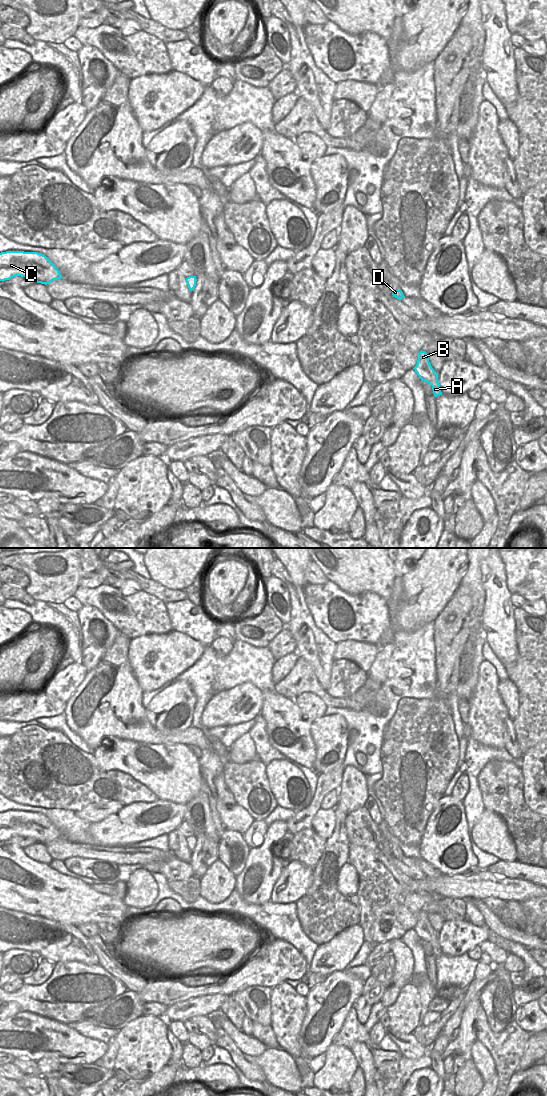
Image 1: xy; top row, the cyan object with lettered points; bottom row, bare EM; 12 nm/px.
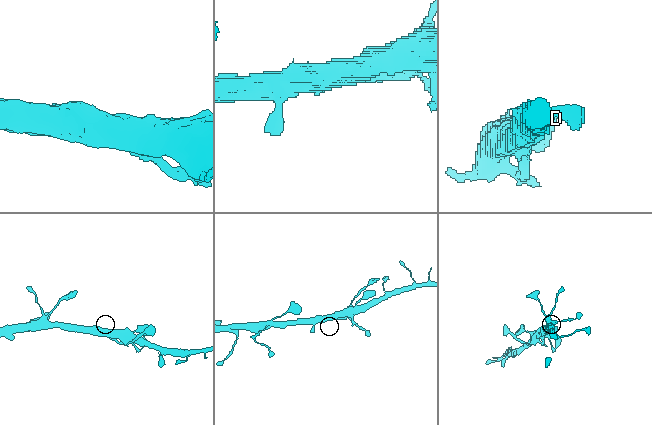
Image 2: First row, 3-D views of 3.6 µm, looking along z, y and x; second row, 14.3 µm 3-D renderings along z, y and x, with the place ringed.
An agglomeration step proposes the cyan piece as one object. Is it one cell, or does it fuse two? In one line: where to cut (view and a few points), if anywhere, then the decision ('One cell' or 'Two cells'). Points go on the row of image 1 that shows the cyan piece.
No split. One cell.

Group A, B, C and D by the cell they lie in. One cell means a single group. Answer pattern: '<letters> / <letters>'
A B C D

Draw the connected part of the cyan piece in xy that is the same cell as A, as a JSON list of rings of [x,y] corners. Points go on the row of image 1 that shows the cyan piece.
[[[421,350],[418,353],[417,364],[413,369],[422,381],[427,382],[432,386],[435,397],[442,395],[441,387],[438,382],[438,373],[434,371],[429,362],[429,354]]]

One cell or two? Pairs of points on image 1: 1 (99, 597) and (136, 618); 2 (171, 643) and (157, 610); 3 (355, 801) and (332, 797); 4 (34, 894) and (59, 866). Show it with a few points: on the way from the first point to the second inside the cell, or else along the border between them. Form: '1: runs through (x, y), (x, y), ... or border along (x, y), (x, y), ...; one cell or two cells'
1: runs through (106, 607), (112, 612), (126, 613); one cell
2: border along (172, 630), (162, 634), (143, 635); two cells
3: border along (337, 789), (338, 802); two cells
4: border along (48, 865), (63, 874), (78, 879); two cells

